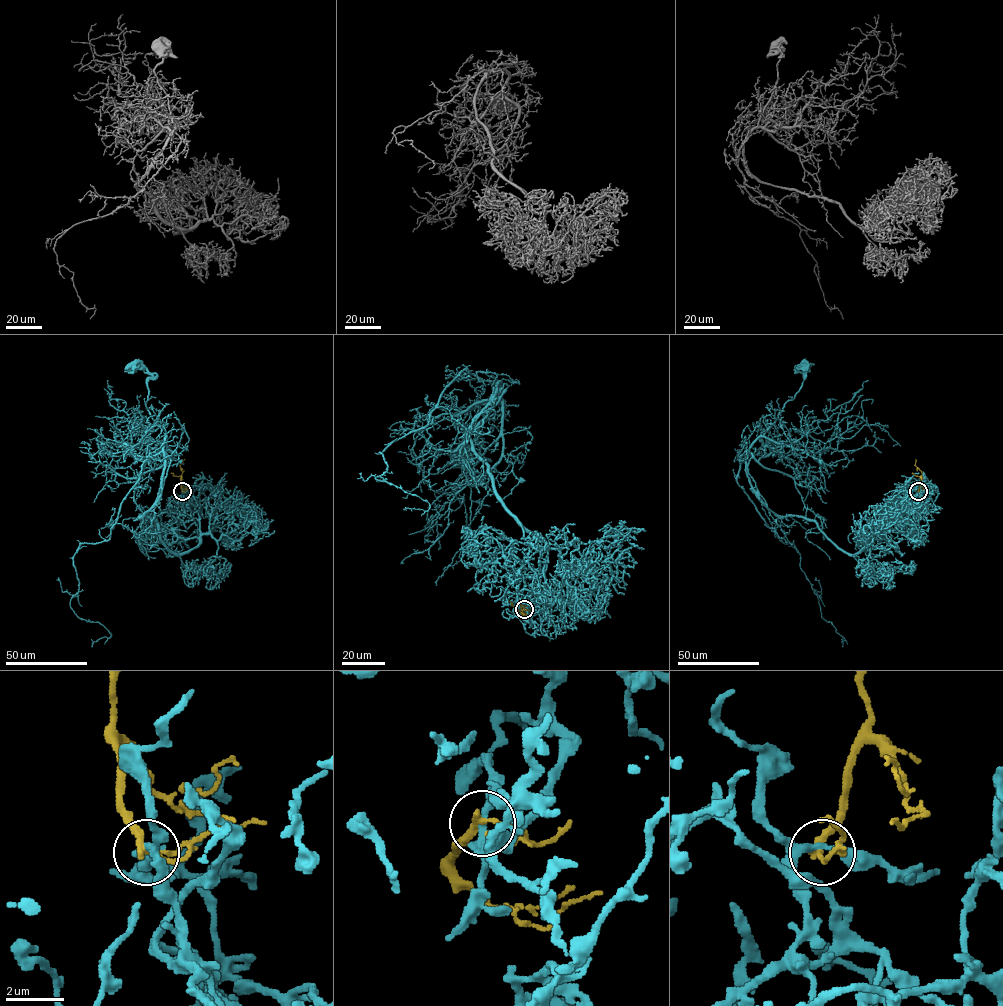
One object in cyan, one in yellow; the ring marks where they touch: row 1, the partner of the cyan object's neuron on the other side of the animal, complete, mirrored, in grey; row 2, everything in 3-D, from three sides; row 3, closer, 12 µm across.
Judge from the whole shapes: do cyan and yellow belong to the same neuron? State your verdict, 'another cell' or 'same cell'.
another cell

